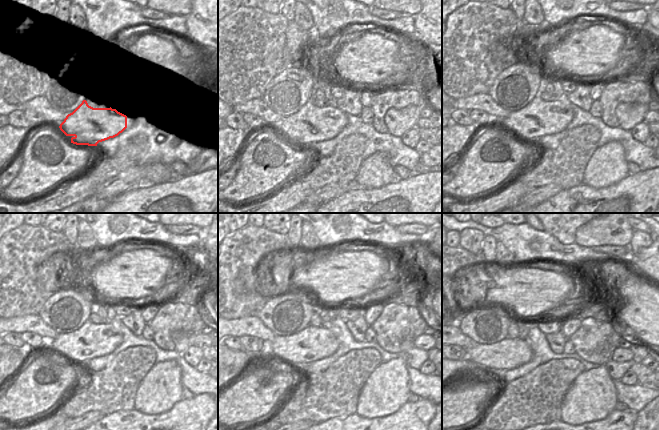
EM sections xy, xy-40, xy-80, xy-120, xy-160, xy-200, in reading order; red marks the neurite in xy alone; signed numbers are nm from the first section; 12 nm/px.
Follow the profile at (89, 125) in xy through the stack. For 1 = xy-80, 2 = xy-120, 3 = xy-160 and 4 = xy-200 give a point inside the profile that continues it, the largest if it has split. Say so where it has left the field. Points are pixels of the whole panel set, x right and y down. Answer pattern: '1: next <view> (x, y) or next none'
1: next xy-80 (539, 118)
2: next xy-120 (90, 341)
3: next xy-160 (313, 343)
4: next xy-200 (508, 353)

